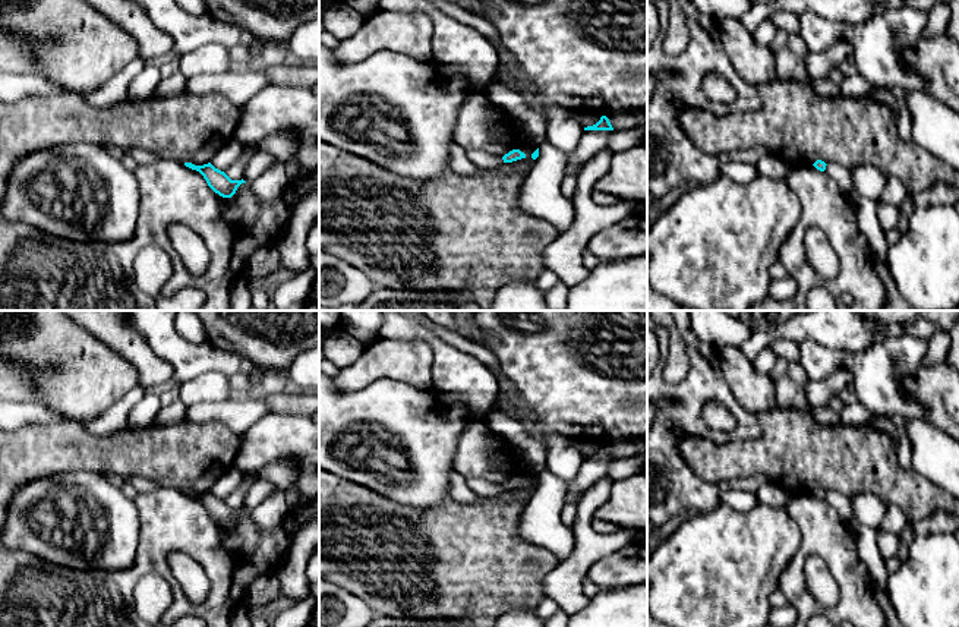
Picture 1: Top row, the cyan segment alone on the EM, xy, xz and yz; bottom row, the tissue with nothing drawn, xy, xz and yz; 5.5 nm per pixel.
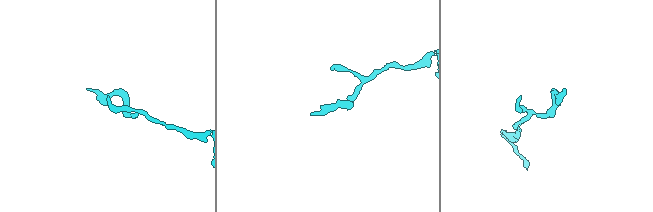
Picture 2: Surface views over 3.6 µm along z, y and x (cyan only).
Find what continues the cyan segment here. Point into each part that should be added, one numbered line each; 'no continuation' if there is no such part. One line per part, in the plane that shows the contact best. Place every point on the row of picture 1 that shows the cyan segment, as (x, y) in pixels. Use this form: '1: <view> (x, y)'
no continuation

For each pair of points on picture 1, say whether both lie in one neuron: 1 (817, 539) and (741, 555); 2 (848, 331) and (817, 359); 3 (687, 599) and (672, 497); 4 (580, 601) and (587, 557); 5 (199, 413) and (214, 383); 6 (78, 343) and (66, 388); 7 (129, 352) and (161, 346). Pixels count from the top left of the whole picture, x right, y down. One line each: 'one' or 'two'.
1: two
2: two
3: two
4: one
5: two
6: one
7: two

